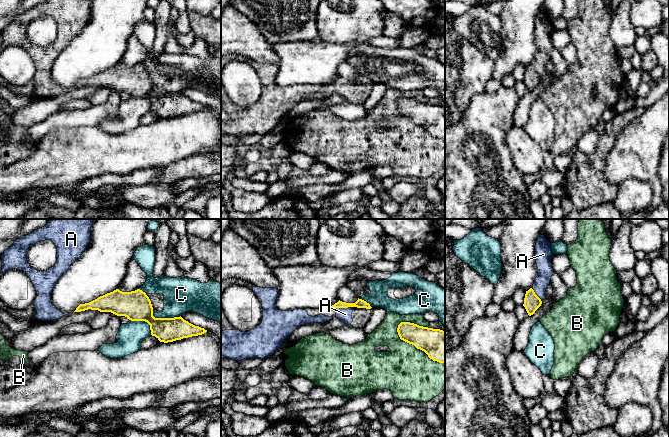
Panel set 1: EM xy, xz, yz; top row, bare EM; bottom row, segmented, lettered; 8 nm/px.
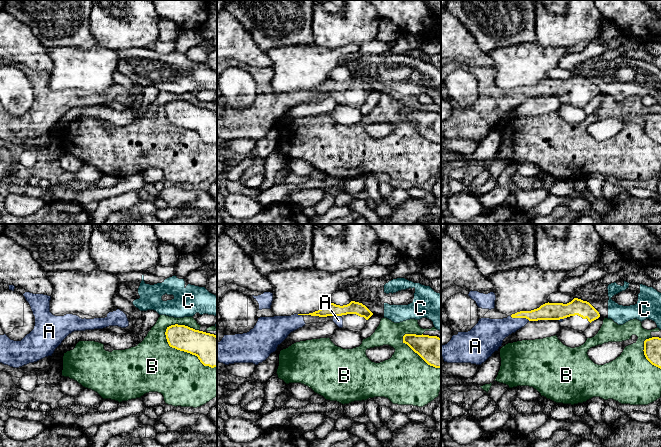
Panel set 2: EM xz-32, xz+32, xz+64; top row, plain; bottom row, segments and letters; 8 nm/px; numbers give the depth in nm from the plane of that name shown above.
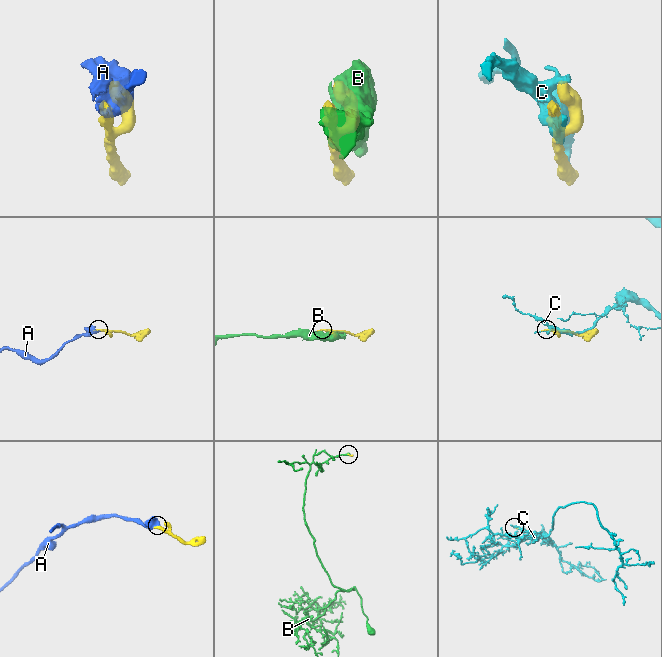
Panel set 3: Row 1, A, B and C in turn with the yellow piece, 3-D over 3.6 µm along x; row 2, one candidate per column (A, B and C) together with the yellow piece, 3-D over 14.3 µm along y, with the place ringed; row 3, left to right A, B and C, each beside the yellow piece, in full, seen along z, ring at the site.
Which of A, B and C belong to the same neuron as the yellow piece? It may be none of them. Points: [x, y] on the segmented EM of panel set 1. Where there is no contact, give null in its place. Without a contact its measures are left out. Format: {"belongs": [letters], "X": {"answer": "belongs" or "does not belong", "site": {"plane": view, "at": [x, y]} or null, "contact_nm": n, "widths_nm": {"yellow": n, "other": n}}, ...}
{"belongs": ["A"], "A": {"answer": "belongs", "site": {"plane": "xz", "at": [342, 307]}, "contact_nm": 100, "widths_nm": {"yellow": 70, "other": 110}}, "B": {"answer": "does not belong", "site": {"plane": "xz", "at": [416, 347]}, "contact_nm": 500, "widths_nm": {"yellow": 260, "other": 400}}, "C": {"answer": "does not belong", "site": {"plane": "xy", "at": [164, 318]}, "contact_nm": 240, "widths_nm": {"yellow": 240, "other": 280}}}

